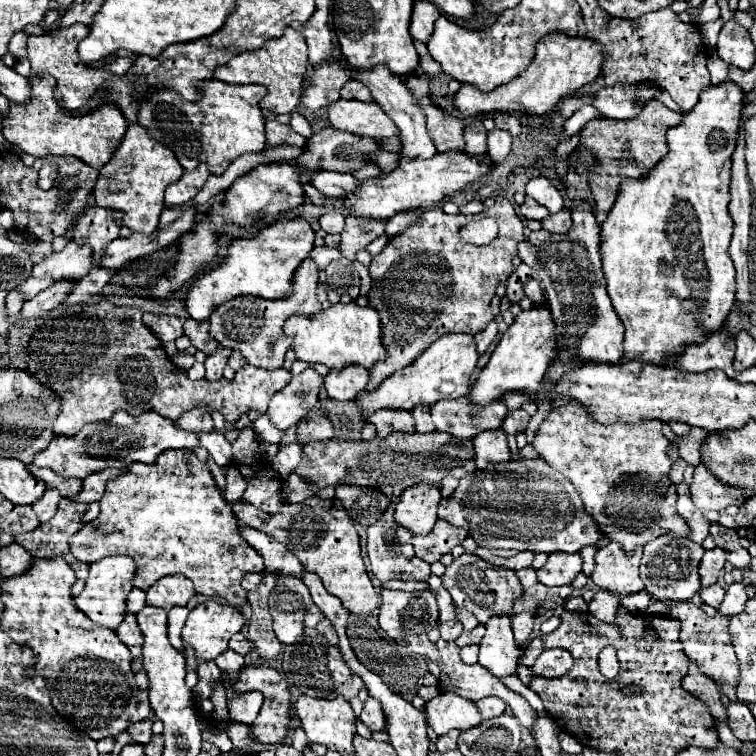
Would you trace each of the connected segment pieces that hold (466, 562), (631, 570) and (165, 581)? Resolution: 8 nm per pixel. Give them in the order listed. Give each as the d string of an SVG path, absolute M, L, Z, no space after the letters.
M461 555L455 559L453 565L449 565L443 573L443 587L451 593L457 607L471 611L479 623L485 623L493 615L511 613L513 601L523 593L523 587L519 585L519 579L515 577L515 571L493 567L491 563L475 557L475 555Z
M605 541L595 553L595 571L591 581L615 595L639 593L643 589L643 581L639 577L639 559L641 549L635 549L629 555L619 543Z
M171 575L159 579L149 591L147 591L147 605L153 607L185 607L187 601L195 595L193 583L183 575Z

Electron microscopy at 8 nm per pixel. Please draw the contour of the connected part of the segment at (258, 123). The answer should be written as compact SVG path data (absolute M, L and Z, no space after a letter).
M211 79L203 83L201 95L199 101L191 103L169 89L147 93L141 101L139 125L169 147L185 171L193 171L199 163L207 163L213 175L223 175L243 153L261 153L265 149L265 117L259 107L259 101L267 95L263 85L241 87Z

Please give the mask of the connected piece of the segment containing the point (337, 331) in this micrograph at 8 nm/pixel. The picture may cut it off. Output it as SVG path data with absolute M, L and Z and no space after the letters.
M335 303L329 309L323 309L311 317L295 315L289 317L283 325L287 337L293 337L291 349L299 361L323 363L329 369L341 369L347 365L371 367L379 359L385 359L385 347L381 343L381 321L379 313L373 307L359 307L351 303Z

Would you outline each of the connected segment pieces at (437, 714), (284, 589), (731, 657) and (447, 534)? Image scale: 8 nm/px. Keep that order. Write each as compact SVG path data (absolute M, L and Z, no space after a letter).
M439 693L425 707L427 723L437 735L445 735L451 729L467 731L481 725L483 719L473 701L459 697L457 693Z
M277 577L269 595L269 611L281 643L291 645L303 635L303 615L311 603L311 595L299 577Z
M675 603L665 617L669 619L677 619L681 623L681 631L679 631L679 641L683 645L683 653L695 661L699 665L699 669L709 675L715 681L727 681L729 685L737 685L739 683L739 663L737 663L737 655L733 651L731 645L731 637L729 637L729 617L721 617L719 613L715 617L707 617L697 605L693 603Z
M439 519L427 537L413 537L413 549L419 559L427 563L435 563L439 561L441 555L451 553L455 545L461 545L465 537L467 537L465 529L453 527L447 521Z

